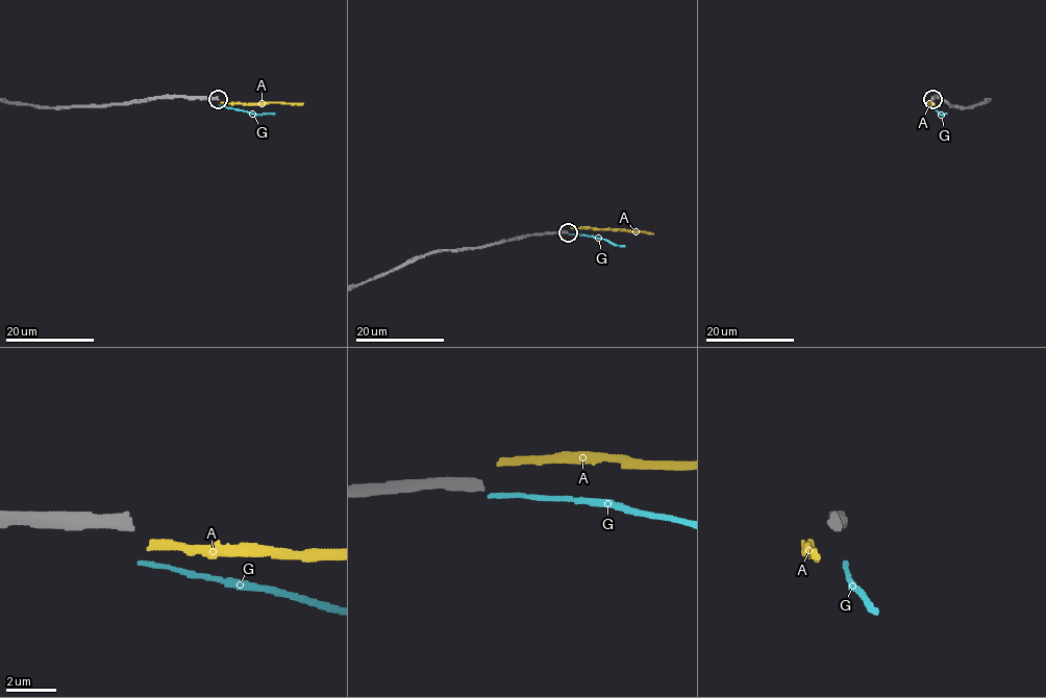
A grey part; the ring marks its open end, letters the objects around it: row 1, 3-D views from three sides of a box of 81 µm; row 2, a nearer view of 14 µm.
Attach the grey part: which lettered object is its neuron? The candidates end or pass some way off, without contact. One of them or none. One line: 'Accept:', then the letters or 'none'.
Accept: none

